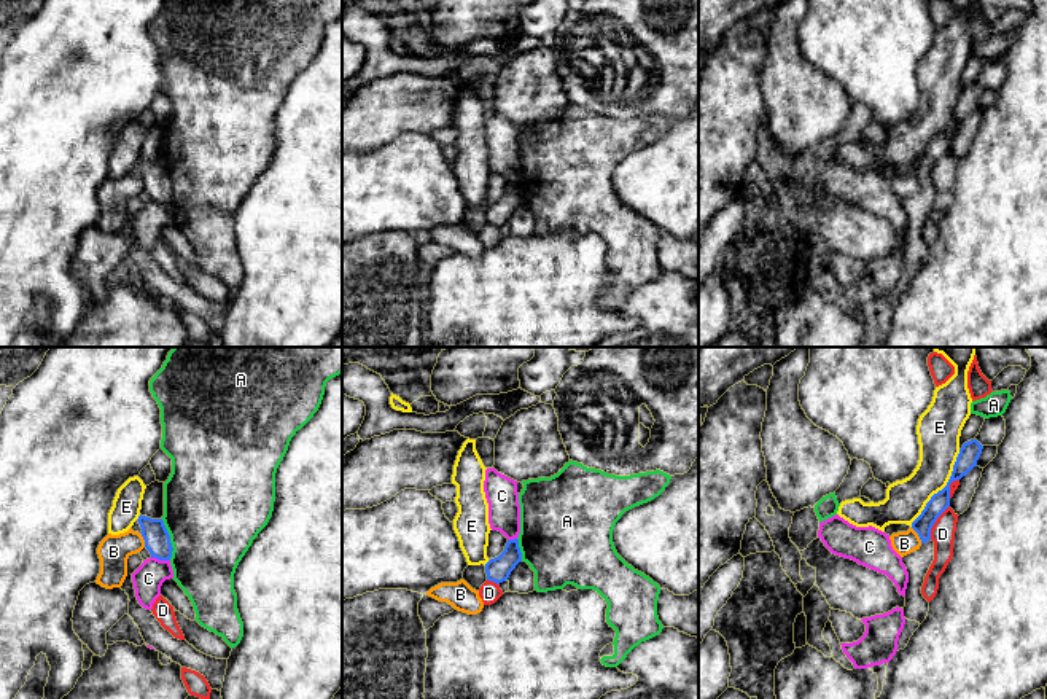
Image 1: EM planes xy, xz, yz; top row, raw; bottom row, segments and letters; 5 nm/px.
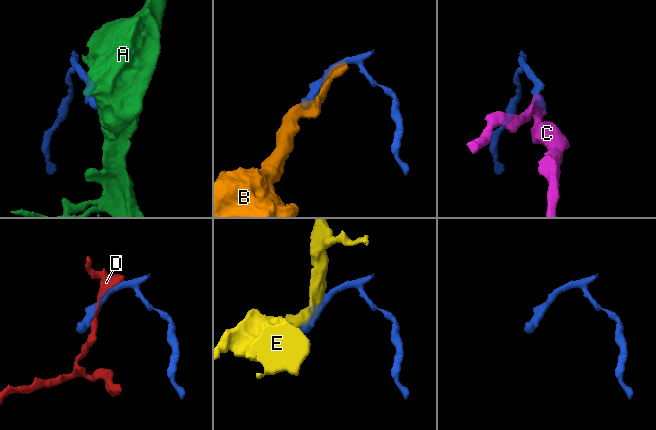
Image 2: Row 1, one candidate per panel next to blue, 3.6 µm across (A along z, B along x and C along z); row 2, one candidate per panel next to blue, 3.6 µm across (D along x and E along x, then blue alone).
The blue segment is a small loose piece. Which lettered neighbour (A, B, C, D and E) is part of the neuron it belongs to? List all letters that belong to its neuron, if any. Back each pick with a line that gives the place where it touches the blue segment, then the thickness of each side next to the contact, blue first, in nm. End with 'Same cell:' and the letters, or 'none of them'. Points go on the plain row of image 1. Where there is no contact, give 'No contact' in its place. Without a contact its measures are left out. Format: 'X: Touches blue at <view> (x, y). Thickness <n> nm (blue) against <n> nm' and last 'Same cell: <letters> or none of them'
Same cell: none of them

